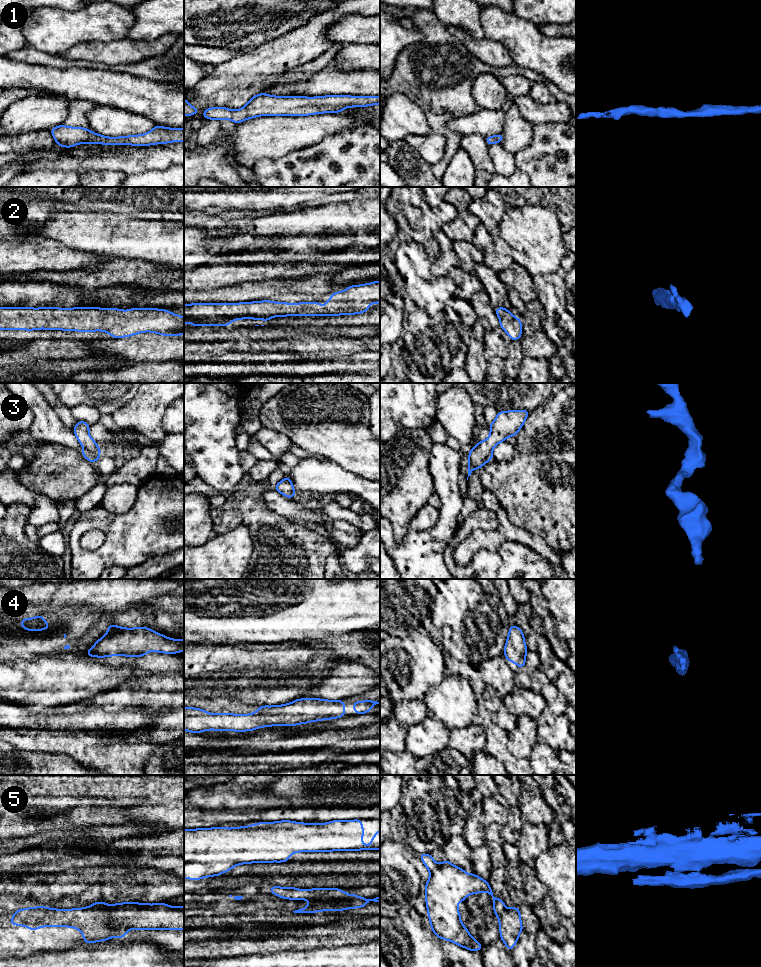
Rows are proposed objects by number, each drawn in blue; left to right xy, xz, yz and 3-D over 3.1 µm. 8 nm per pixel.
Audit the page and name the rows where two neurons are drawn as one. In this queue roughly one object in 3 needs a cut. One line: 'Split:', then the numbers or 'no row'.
Split: 5

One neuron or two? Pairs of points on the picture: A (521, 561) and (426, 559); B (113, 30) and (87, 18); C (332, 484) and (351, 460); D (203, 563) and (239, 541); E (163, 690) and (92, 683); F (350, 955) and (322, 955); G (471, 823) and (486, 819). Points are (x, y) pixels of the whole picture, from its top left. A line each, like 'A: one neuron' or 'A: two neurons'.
A: two neurons
B: one neuron
C: two neurons
D: one neuron
E: two neurons
F: one neuron
G: two neurons

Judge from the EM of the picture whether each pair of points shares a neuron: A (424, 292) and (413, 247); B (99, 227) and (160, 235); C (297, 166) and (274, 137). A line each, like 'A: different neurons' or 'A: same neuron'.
A: same neuron
B: same neuron
C: different neurons

